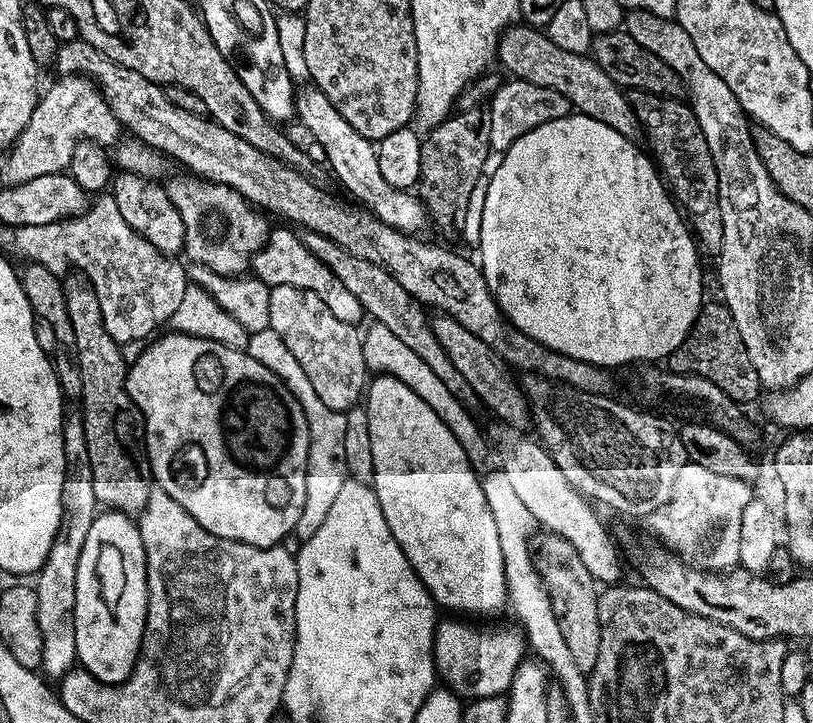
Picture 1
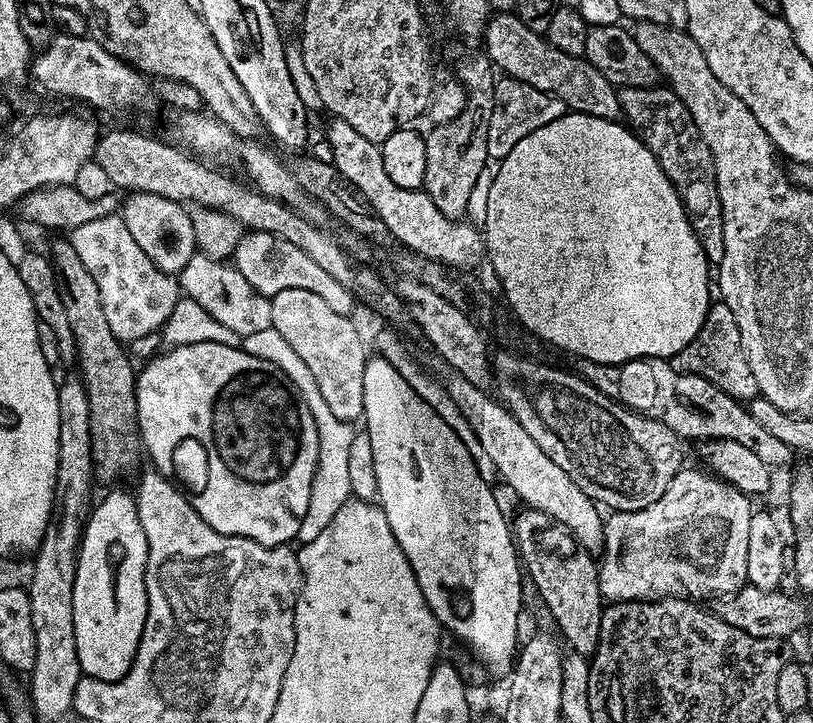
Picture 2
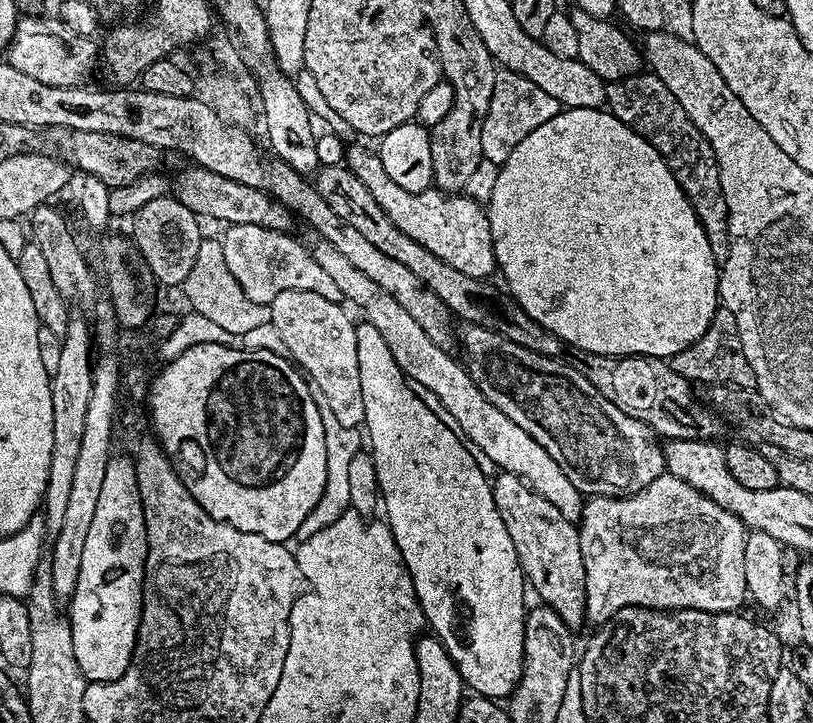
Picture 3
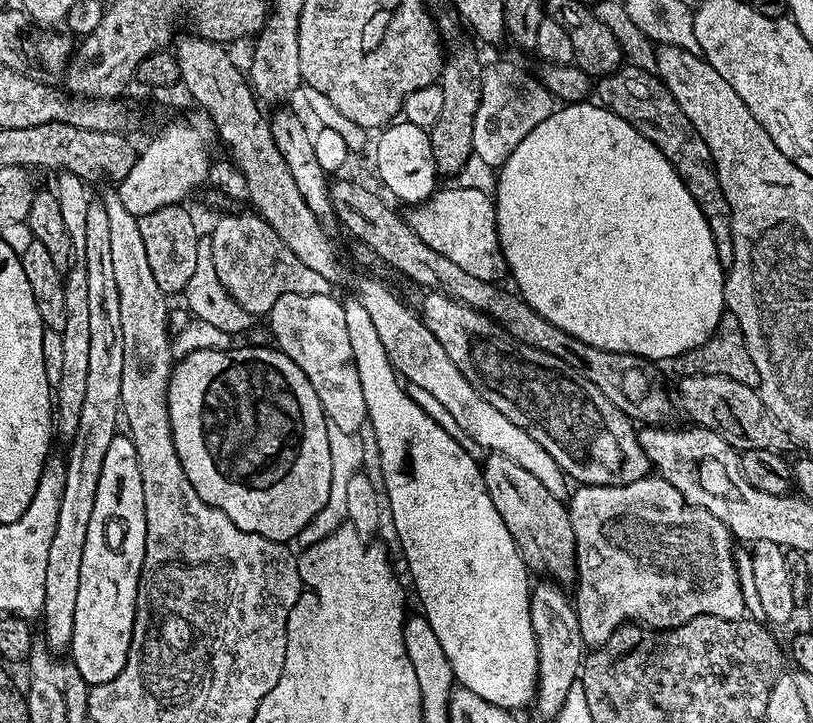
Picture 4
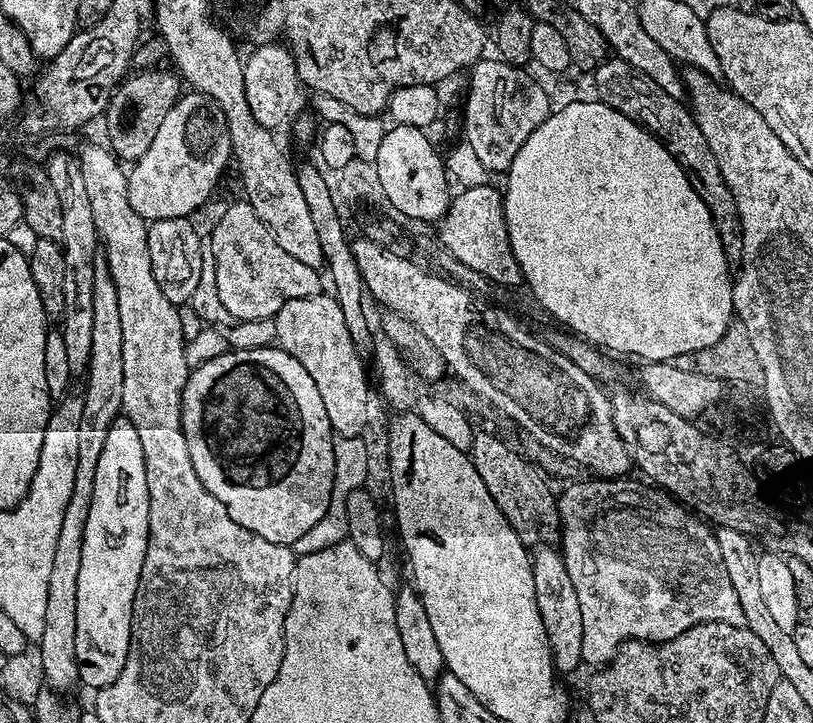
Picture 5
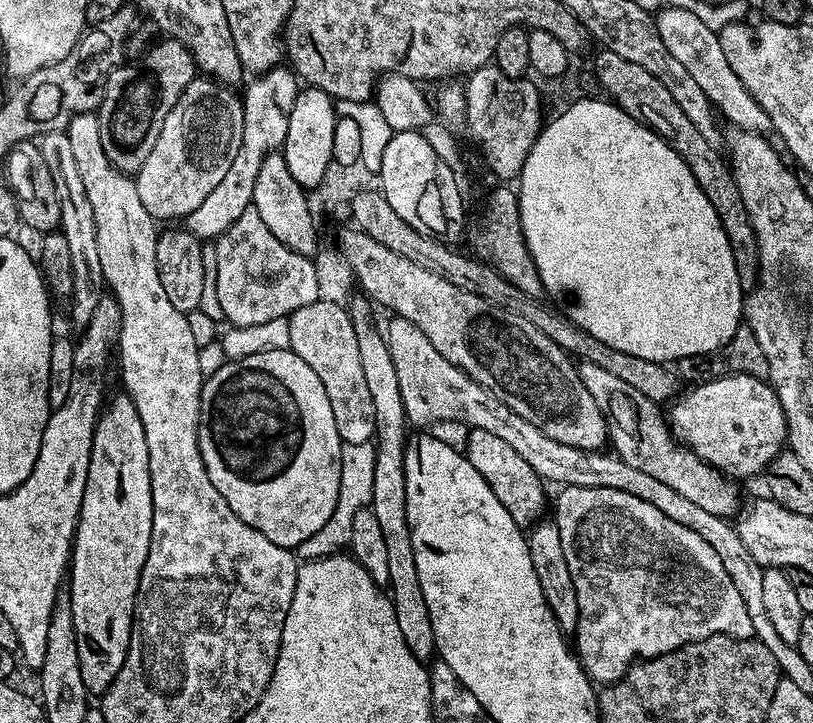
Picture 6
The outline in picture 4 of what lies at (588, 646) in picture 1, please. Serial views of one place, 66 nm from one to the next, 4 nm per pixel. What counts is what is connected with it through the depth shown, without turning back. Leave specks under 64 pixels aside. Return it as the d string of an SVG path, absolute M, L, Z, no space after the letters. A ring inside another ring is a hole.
M488 452L482 460L482 471L494 510L502 514L502 522L506 522L506 530L510 530L516 549L529 569L533 573L545 572L549 581L561 586L575 585L574 526L568 517L565 501L550 494L550 490L546 490L530 470L522 470L522 466L506 458L506 454Z

